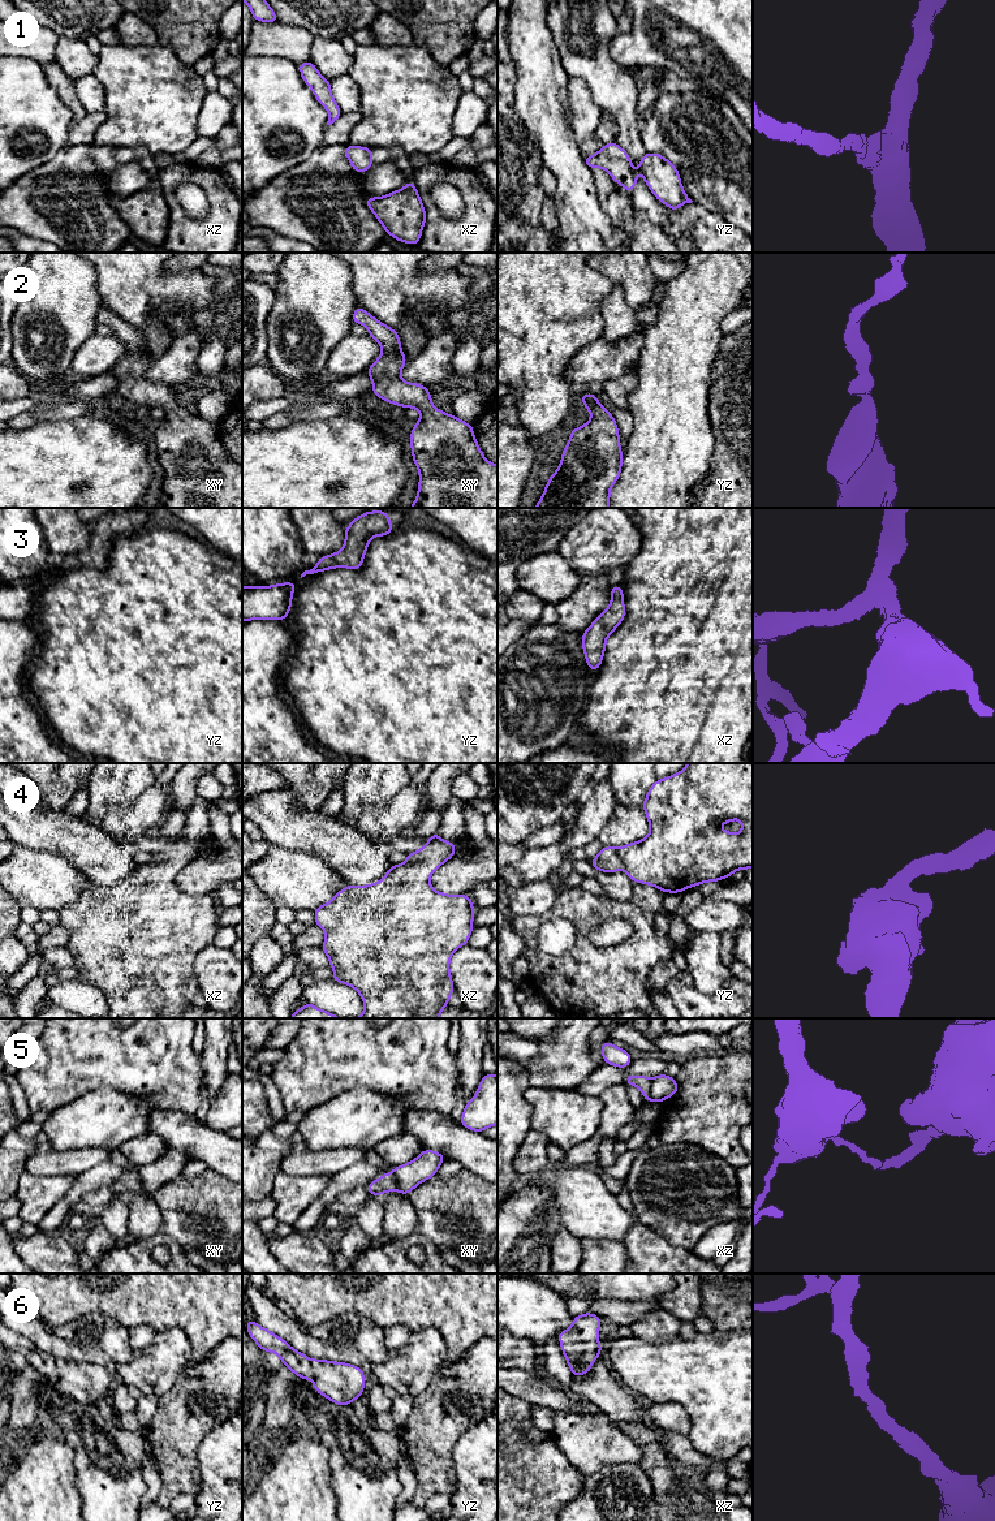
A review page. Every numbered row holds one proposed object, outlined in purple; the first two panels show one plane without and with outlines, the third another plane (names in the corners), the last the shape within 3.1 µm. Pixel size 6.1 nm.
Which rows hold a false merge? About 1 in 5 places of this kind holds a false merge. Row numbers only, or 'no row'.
5

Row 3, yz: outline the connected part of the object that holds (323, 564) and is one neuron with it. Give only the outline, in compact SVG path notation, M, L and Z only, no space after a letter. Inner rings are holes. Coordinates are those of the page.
M384 510L359 514L345 527L344 548L332 555L319 557L316 565L310 570L305 570L301 578L306 574L314 574L333 568L361 569L369 542L375 535L384 537L393 530L389 516Z

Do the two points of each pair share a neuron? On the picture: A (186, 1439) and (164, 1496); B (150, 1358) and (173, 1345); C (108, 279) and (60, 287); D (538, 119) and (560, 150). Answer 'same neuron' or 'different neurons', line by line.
A: same neuron
B: same neuron
C: different neurons
D: same neuron

